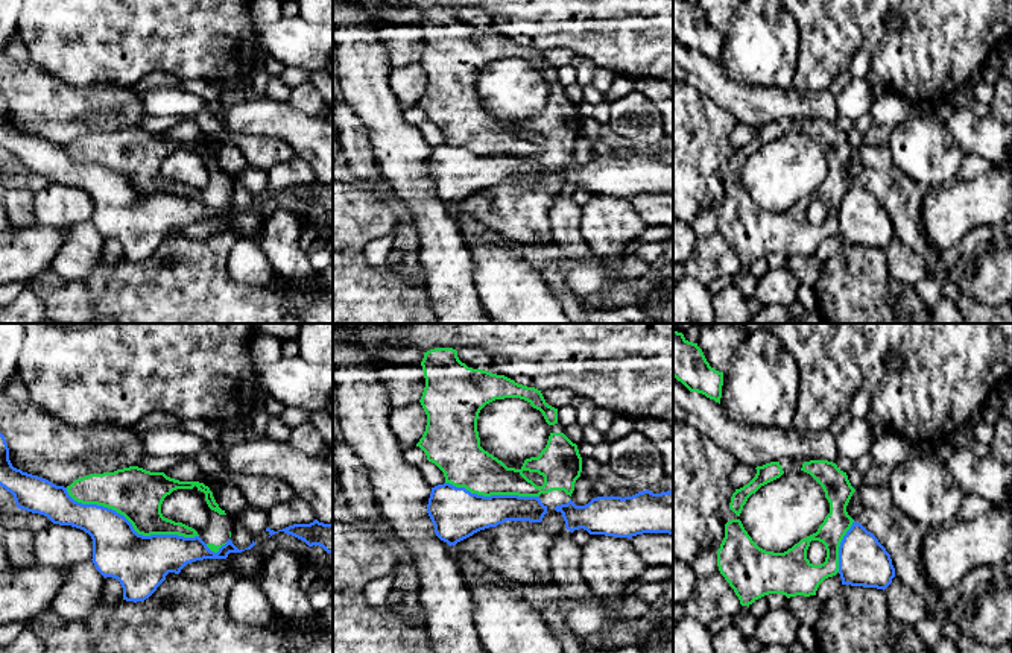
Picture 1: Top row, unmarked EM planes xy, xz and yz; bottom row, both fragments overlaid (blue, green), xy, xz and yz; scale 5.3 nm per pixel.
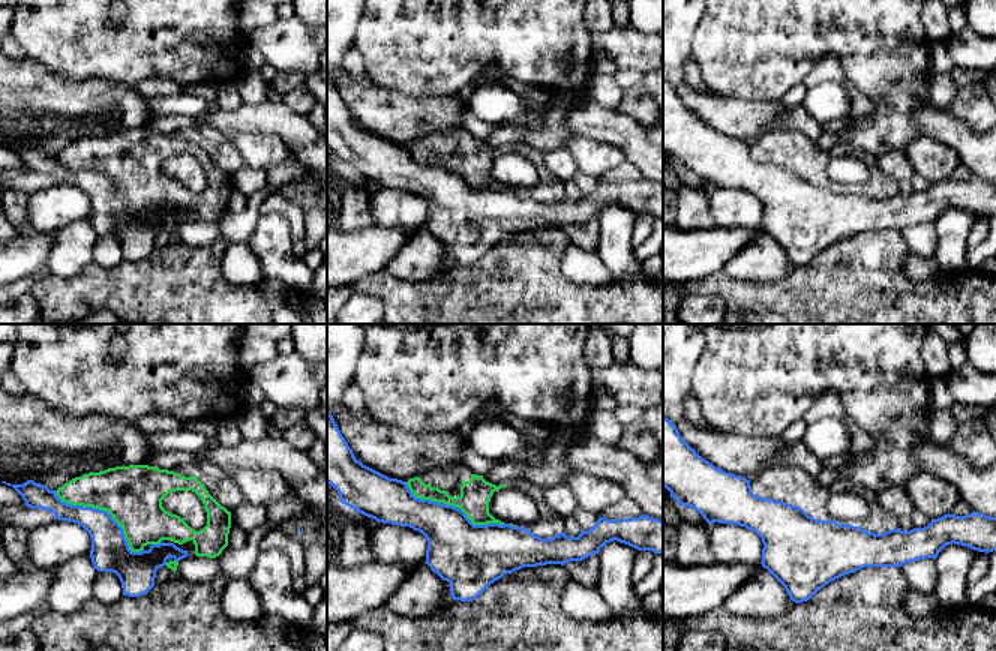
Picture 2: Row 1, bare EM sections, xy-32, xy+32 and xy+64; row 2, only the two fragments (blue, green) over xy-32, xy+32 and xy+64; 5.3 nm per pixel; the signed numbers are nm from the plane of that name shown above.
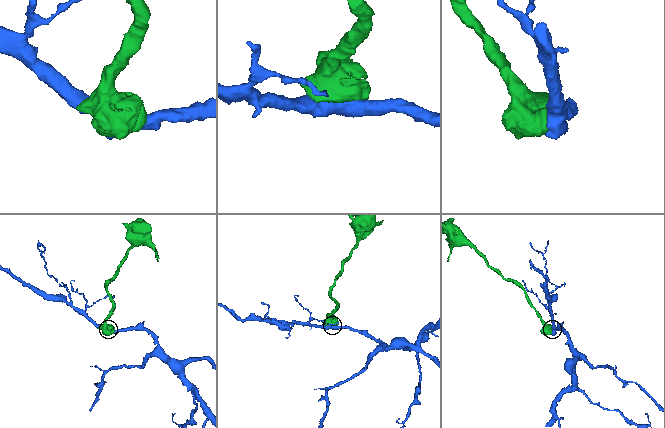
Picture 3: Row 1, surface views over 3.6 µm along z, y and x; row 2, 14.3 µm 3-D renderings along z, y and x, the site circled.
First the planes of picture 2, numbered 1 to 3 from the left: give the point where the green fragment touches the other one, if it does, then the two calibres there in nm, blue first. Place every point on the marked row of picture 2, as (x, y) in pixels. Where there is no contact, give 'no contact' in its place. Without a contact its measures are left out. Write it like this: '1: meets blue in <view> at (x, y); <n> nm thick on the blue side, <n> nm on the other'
1: meets blue in xy-32 at (104, 510); 200 nm thick on the blue side, 320 nm on the other
2: meets blue in xy+32 at (452, 506); 340 nm thick on the blue side, 160 nm on the other
3: no contact

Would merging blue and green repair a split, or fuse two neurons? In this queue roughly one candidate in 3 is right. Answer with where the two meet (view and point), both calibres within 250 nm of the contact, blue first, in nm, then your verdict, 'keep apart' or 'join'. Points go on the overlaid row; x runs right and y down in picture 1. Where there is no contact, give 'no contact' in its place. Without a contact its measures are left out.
contact xy (131, 524); calibres 300 and 280 nm; keep apart

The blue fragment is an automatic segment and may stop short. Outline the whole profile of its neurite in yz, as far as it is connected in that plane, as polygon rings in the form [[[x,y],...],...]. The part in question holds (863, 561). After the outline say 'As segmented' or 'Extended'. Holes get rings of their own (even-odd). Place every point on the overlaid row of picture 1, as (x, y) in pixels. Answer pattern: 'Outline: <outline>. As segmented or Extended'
Outline: [[[852,522],[839,547],[842,585],[886,589],[895,577],[890,554],[862,524]]]. As segmented

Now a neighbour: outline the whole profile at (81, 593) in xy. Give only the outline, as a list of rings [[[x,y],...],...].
[[[93,560],[65,569],[65,582],[55,595],[50,609],[64,620],[84,620],[102,604],[105,577]]]

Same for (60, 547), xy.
[[[50,524],[33,533],[35,563],[55,569],[67,569],[93,559],[93,539],[71,525]]]

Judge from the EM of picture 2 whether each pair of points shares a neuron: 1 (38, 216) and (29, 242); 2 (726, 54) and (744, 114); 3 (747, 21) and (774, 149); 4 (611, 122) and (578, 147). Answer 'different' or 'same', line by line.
1: different
2: different
3: different
4: different

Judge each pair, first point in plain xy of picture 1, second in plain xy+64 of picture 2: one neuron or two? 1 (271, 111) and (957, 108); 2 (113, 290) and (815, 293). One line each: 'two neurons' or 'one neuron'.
1: two neurons
2: one neuron

